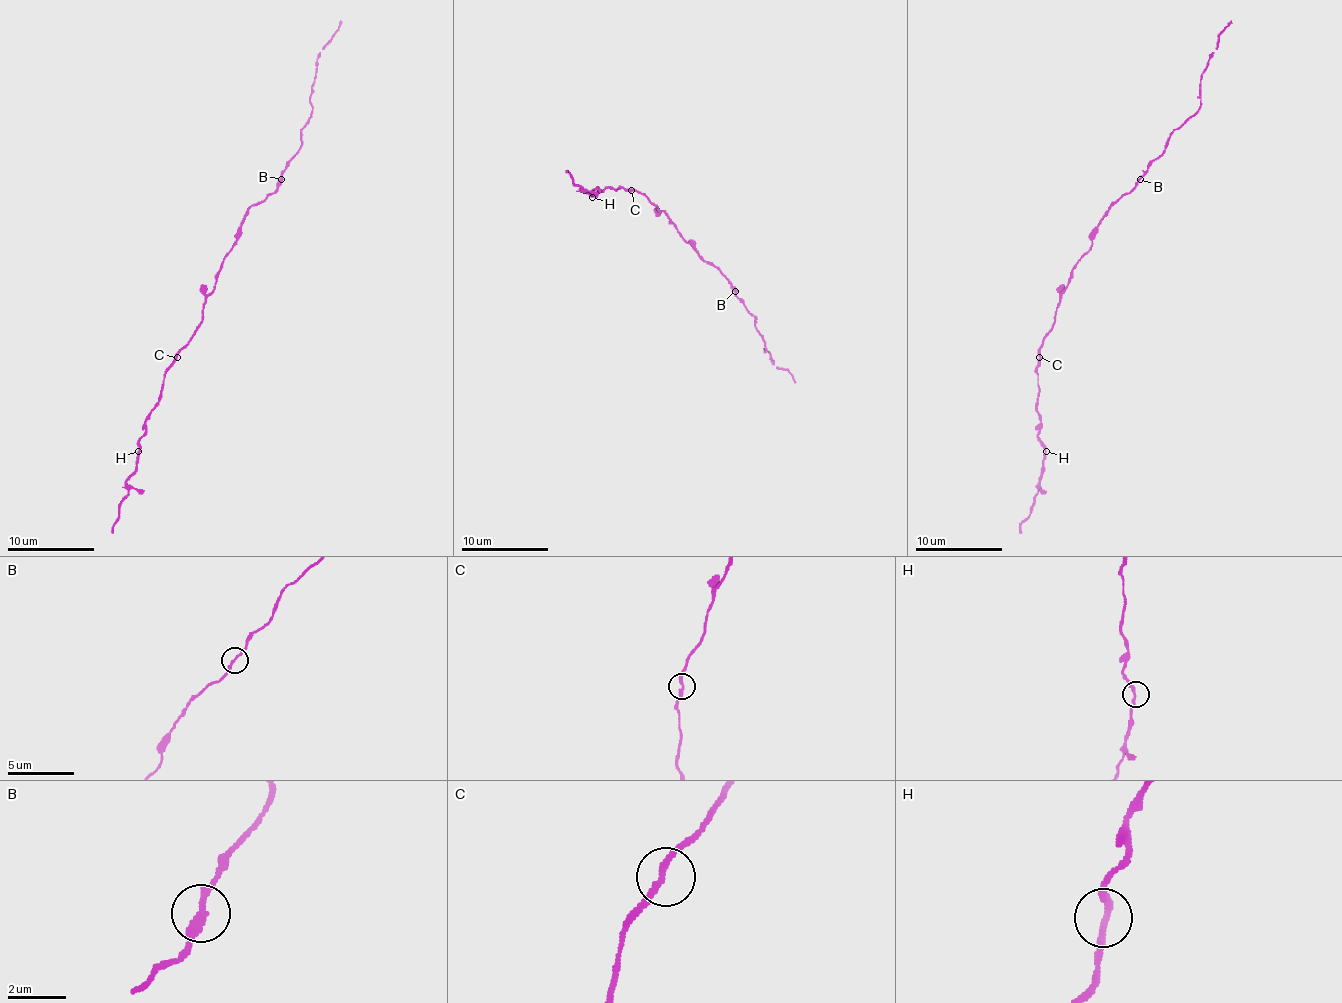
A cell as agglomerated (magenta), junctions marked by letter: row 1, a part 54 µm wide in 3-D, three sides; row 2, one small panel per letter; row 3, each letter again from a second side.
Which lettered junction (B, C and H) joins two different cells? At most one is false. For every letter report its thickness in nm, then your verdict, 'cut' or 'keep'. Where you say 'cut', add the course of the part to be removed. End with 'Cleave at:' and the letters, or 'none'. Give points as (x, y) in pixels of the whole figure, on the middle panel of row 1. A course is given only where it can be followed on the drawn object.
B: 240 nm thick; keep
C: 200 nm thick; keep
H: 220 nm thick; keep
Cleave at: none

